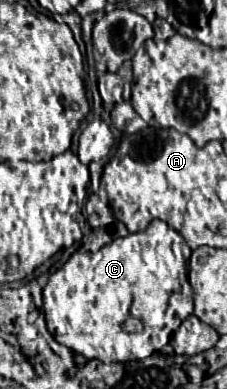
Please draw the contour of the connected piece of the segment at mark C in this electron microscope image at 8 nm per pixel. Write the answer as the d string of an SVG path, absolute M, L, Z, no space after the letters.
M152 220L144 232L116 238L96 253L75 252L60 270L50 275L43 288L42 311L50 334L72 352L78 352L88 360L96 358L104 364L148 358L169 343L182 320L194 312L188 270L184 274L191 253L184 238L162 220Z

